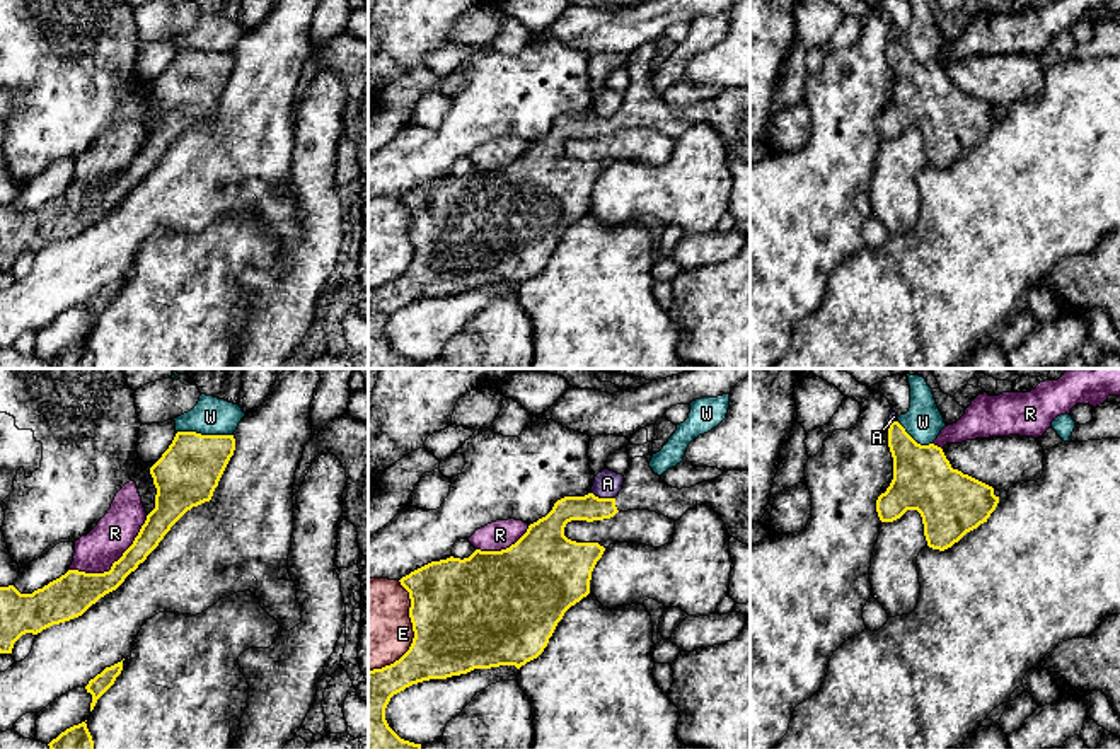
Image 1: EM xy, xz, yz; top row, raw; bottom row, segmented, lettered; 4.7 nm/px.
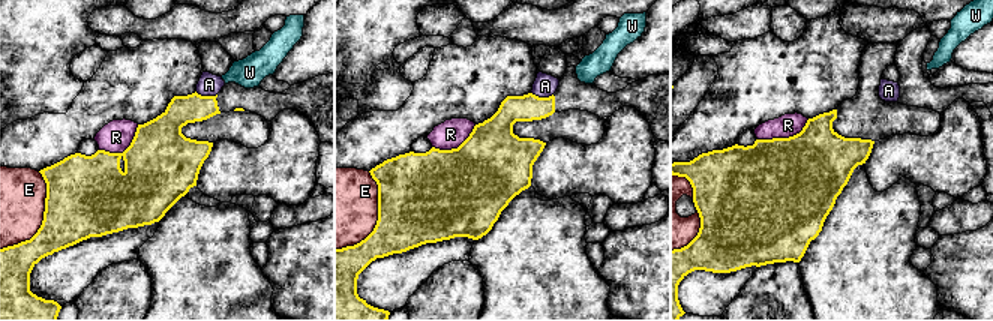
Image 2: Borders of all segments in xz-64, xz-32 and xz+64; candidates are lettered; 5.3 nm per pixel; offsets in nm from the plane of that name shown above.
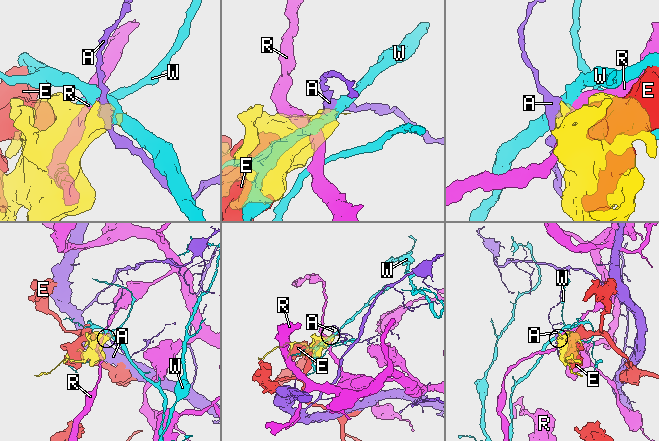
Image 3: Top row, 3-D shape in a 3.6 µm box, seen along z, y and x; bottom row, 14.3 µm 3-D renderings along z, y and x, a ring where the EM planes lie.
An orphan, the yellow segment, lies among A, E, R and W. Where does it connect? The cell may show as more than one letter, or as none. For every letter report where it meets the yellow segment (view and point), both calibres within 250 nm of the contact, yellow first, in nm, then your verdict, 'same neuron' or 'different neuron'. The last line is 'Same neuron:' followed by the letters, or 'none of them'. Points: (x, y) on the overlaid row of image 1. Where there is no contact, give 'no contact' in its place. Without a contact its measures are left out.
A: xz (602, 499) | 120/130 nm | different neuron
E: xz (415, 635) | 500/400 nm | different neuron
R: xy (113, 563) | 200/190 nm | different neuron
W: xy (205, 435) | 300/180 nm | different neuron
Same neuron: none of them

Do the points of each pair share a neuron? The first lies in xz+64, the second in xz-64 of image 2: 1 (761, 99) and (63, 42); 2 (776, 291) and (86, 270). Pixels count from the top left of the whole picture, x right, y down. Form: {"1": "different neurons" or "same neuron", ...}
{"1": "different neurons", "2": "different neurons"}

